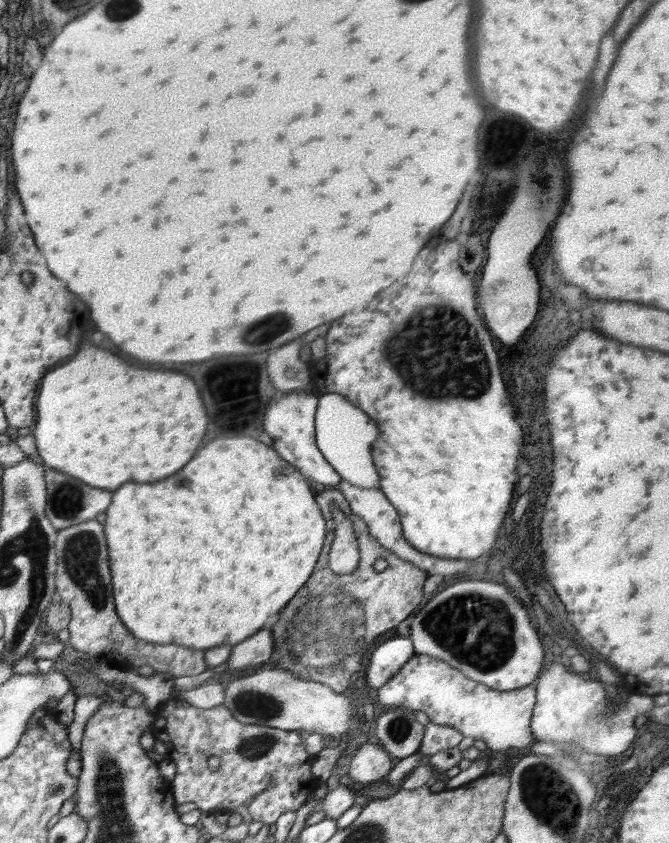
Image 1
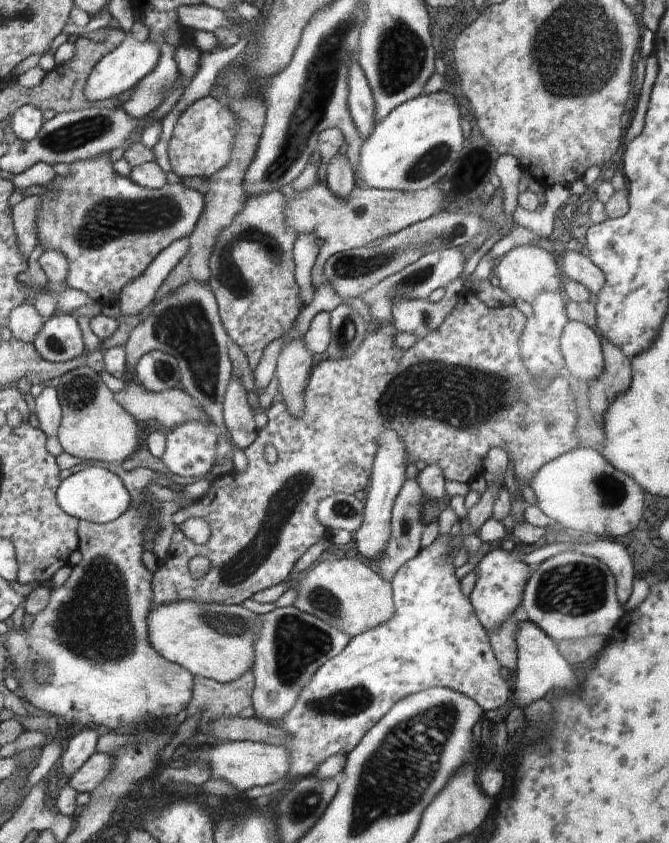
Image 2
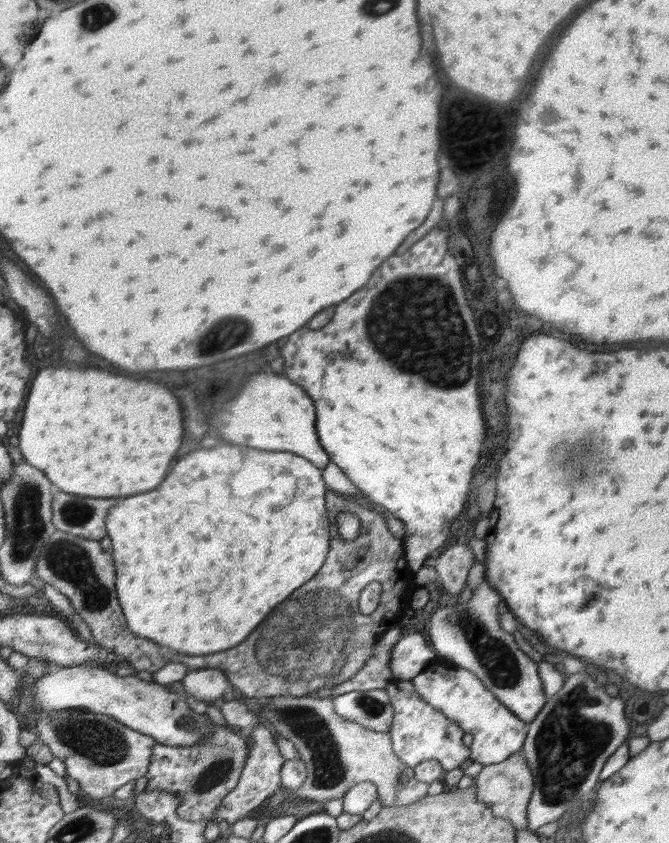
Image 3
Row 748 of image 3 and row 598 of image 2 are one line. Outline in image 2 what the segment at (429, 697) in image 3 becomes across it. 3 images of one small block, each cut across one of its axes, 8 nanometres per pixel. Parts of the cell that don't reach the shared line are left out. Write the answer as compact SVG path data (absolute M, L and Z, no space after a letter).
M499 547L493 552L486 553L475 566L478 571L478 580L469 596L474 612L480 624L487 630L487 634L495 633L495 630L499 629L499 626L503 625L521 604L526 581L534 569L534 566L529 566L521 560L524 555L509 554L508 551Z

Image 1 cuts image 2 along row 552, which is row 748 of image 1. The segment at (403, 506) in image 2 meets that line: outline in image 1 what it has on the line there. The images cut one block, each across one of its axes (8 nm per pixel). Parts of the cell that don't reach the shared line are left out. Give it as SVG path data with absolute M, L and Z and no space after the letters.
M400 706L380 713L372 730L377 734L380 746L399 760L417 752L424 729L425 726L416 721L414 711Z

